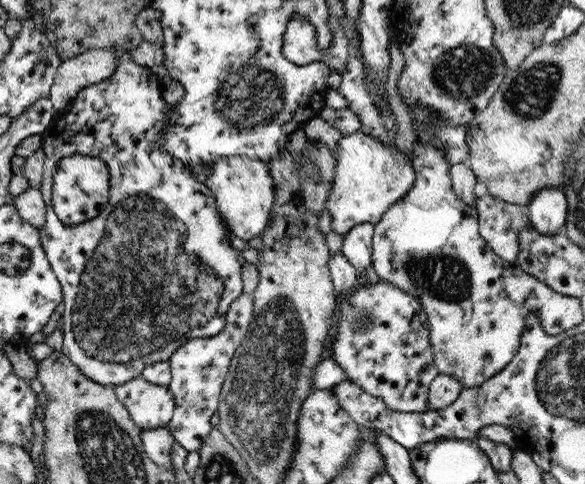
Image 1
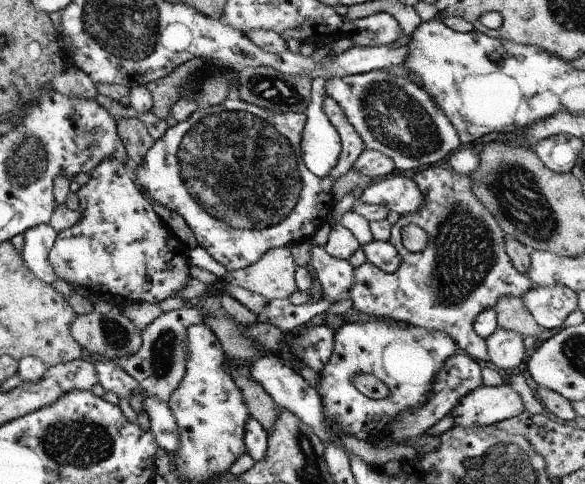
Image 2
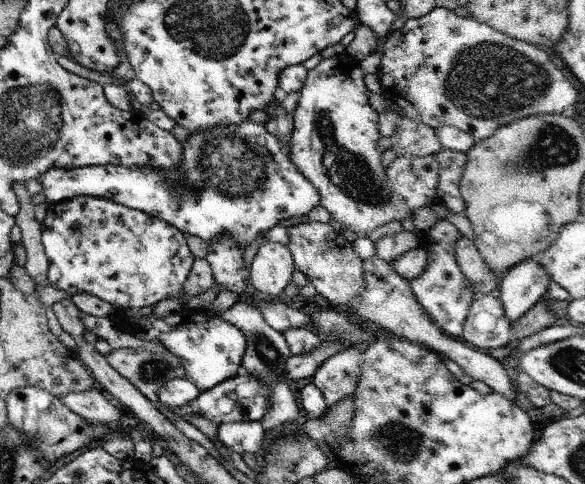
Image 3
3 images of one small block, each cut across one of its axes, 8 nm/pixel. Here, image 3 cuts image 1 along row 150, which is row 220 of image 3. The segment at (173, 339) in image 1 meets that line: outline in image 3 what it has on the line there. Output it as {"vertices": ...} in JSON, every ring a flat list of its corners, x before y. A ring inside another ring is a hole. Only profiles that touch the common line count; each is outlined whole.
{"vertices":[[77,195,47,205,45,218,40,224,40,241,48,262,48,284,69,296,77,293,93,295,118,311,153,306,169,297,177,297,180,302,185,302,183,284,194,256,185,242,184,233,156,216,127,208,112,200]]}

